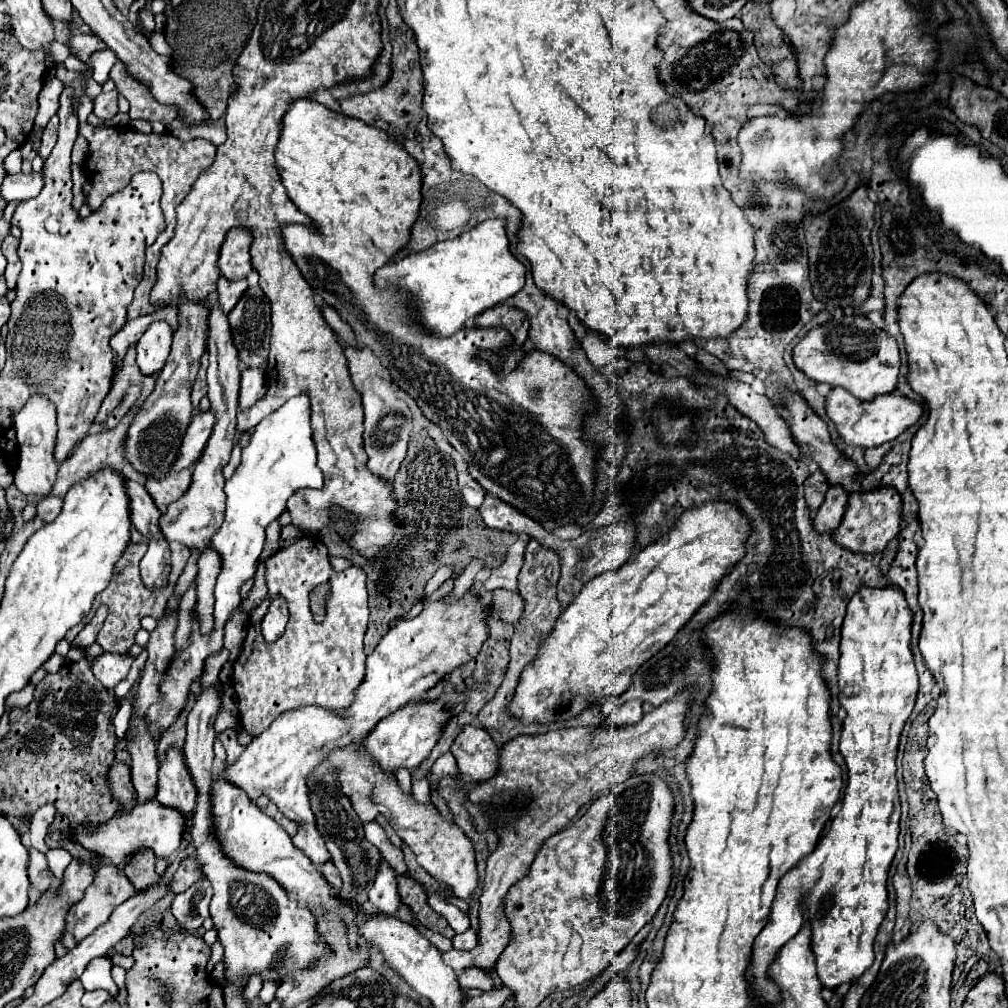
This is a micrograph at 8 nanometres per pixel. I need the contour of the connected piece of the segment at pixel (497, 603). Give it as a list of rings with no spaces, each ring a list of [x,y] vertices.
[[[495,589],[495,591],[491,591],[489,613],[507,623],[517,623],[523,613],[523,601],[521,601],[519,593],[515,593],[515,591]]]

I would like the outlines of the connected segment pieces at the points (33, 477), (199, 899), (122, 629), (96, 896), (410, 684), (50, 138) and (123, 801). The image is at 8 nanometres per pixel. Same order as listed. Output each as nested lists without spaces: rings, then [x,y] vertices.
[[[33,395],[25,407],[15,415],[17,441],[19,441],[19,465],[15,469],[15,487],[25,495],[49,495],[55,485],[57,463],[53,459],[57,423],[55,423],[55,407],[47,401],[47,397]]]
[[[201,879],[199,883],[191,885],[187,891],[175,895],[171,913],[175,915],[183,931],[195,933],[203,925],[205,917],[209,917],[211,895],[213,895],[213,889],[207,879]]]
[[[141,541],[141,543],[129,543],[127,549],[125,549],[125,553],[123,553],[123,557],[115,563],[115,571],[113,571],[113,579],[111,579],[109,587],[96,596],[89,613],[79,625],[75,625],[71,631],[67,631],[65,639],[67,639],[69,643],[73,643],[73,639],[77,637],[77,633],[90,622],[96,610],[101,605],[105,605],[108,608],[108,615],[103,623],[103,629],[101,629],[97,635],[96,643],[98,643],[104,651],[123,653],[123,655],[125,655],[125,653],[129,651],[129,647],[135,643],[135,633],[141,629],[141,619],[143,619],[145,615],[151,615],[151,617],[155,617],[155,619],[159,619],[159,617],[163,615],[165,605],[167,605],[167,599],[171,597],[173,587],[175,587],[175,583],[177,583],[177,577],[183,573],[183,567],[185,567],[185,563],[187,563],[187,559],[189,559],[189,555],[191,555],[191,553],[187,551],[187,547],[183,547],[181,543],[169,543],[169,547],[171,547],[171,579],[169,579],[169,585],[167,585],[165,589],[161,589],[161,591],[149,593],[149,591],[145,589],[145,585],[141,583],[141,577],[139,577],[139,561],[141,561],[141,557],[143,557],[145,551],[147,551],[145,541]]]
[[[103,863],[95,875],[95,881],[91,883],[91,887],[85,891],[85,897],[69,909],[69,915],[67,915],[67,927],[65,931],[73,933],[75,937],[75,943],[81,943],[87,935],[91,935],[99,925],[107,923],[107,919],[111,917],[113,909],[119,907],[123,901],[127,901],[135,891],[135,887],[131,885],[131,881],[125,877],[125,873],[115,867],[113,863]]]
[[[467,591],[451,605],[433,601],[415,619],[401,621],[381,639],[381,643],[365,661],[365,679],[361,687],[357,687],[355,699],[347,709],[331,711],[325,707],[307,705],[301,709],[285,711],[271,723],[267,731],[263,731],[247,745],[235,765],[225,769],[221,777],[241,787],[251,801],[267,795],[277,803],[283,815],[299,821],[301,829],[293,837],[293,843],[315,865],[321,865],[329,859],[329,851],[315,827],[315,815],[307,795],[307,777],[335,747],[359,743],[381,719],[409,703],[421,701],[423,693],[435,687],[453,669],[469,663],[487,639],[487,615],[487,607],[483,607],[479,597],[475,597],[471,591]]]
[[[53,115],[51,119],[49,119],[49,123],[47,123],[47,127],[43,129],[43,145],[41,145],[41,149],[39,149],[39,155],[43,157],[43,159],[47,159],[49,157],[49,153],[51,153],[51,149],[55,147],[55,139],[57,139],[57,127],[59,127],[59,119],[57,119],[57,115]]]
[[[113,761],[107,773],[107,783],[111,787],[113,799],[119,799],[121,811],[127,811],[137,805],[137,795],[131,783],[131,769],[123,761]]]

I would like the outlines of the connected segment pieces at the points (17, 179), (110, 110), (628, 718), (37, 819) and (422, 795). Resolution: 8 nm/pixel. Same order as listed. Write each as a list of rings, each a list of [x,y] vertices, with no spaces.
[[[43,171],[39,173],[17,173],[17,175],[7,175],[3,181],[3,199],[5,201],[25,201],[35,197],[43,189]]]
[[[117,91],[101,93],[101,95],[95,99],[95,109],[93,109],[93,113],[95,113],[99,119],[111,119],[111,117],[117,113]]]
[[[627,701],[625,705],[621,705],[619,711],[615,711],[605,723],[605,729],[613,729],[613,727],[627,727],[627,725],[635,725],[639,723],[643,717],[643,707],[641,701]]]
[[[47,803],[43,805],[31,819],[31,825],[29,825],[29,845],[41,853],[47,853],[49,847],[45,843],[45,837],[49,833],[49,825],[53,823],[57,815],[57,807],[53,803]]]
[[[419,779],[413,783],[413,797],[415,801],[423,803],[423,805],[431,805],[431,799],[429,799],[429,781],[427,779]]]

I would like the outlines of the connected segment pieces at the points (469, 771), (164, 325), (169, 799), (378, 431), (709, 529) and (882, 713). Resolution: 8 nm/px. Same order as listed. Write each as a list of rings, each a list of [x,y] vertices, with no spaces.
[[[467,725],[455,737],[451,753],[457,759],[461,775],[469,783],[491,779],[497,773],[497,745],[489,731],[479,725]]]
[[[155,321],[137,341],[137,365],[145,375],[157,375],[165,365],[171,347],[173,327],[167,321]]]
[[[169,747],[167,757],[161,763],[159,769],[159,793],[157,801],[165,807],[179,809],[187,815],[187,827],[191,825],[191,815],[193,807],[197,801],[197,791],[195,783],[191,779],[191,773],[185,765],[185,755],[183,751]]]
[[[369,377],[363,383],[363,409],[365,409],[365,431],[363,431],[363,447],[369,457],[367,469],[383,479],[385,483],[393,483],[397,469],[407,453],[407,441],[409,433],[413,429],[413,417],[411,409],[403,399],[395,397],[395,391],[389,383],[385,383],[379,377]]]
[[[705,503],[681,515],[673,531],[633,555],[633,561],[591,579],[579,597],[559,615],[551,637],[541,643],[537,659],[521,673],[509,711],[523,723],[551,723],[579,715],[597,697],[619,697],[631,685],[633,673],[675,637],[709,599],[719,579],[743,557],[743,543],[749,529],[747,517],[743,517],[737,507],[729,503]]]
[[[861,587],[847,605],[847,615],[841,629],[841,659],[839,659],[839,703],[845,707],[847,717],[843,721],[843,733],[839,751],[845,757],[849,769],[849,781],[843,793],[841,811],[835,815],[831,829],[819,839],[817,847],[803,857],[791,871],[785,873],[777,887],[777,895],[771,905],[767,927],[757,935],[751,955],[751,967],[747,977],[751,979],[753,993],[765,1003],[779,999],[779,989],[767,977],[767,967],[775,953],[801,929],[805,923],[799,905],[805,903],[811,921],[811,945],[817,959],[817,975],[823,987],[835,989],[843,983],[853,983],[865,969],[873,965],[873,943],[881,921],[887,915],[887,877],[891,861],[897,853],[901,801],[897,791],[897,749],[901,731],[913,711],[917,697],[917,671],[911,653],[911,625],[913,613],[905,601],[905,593],[899,587]]]

